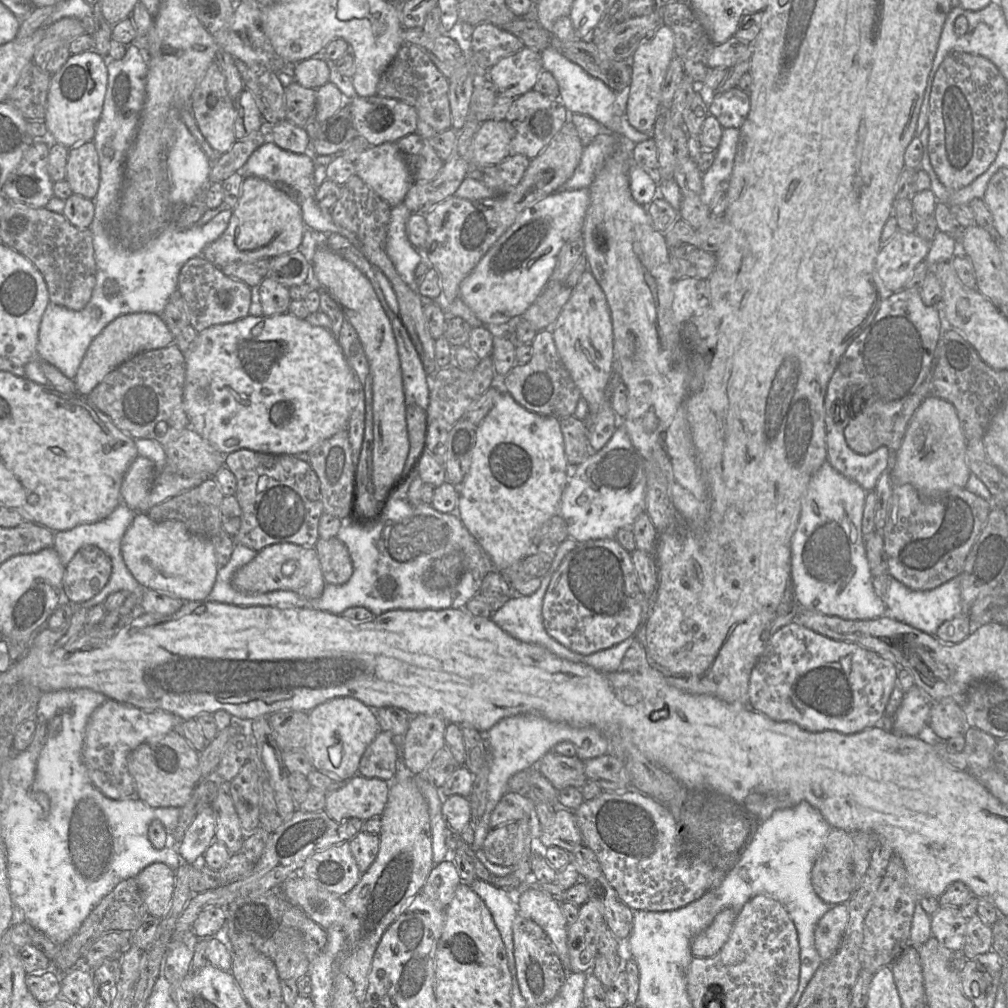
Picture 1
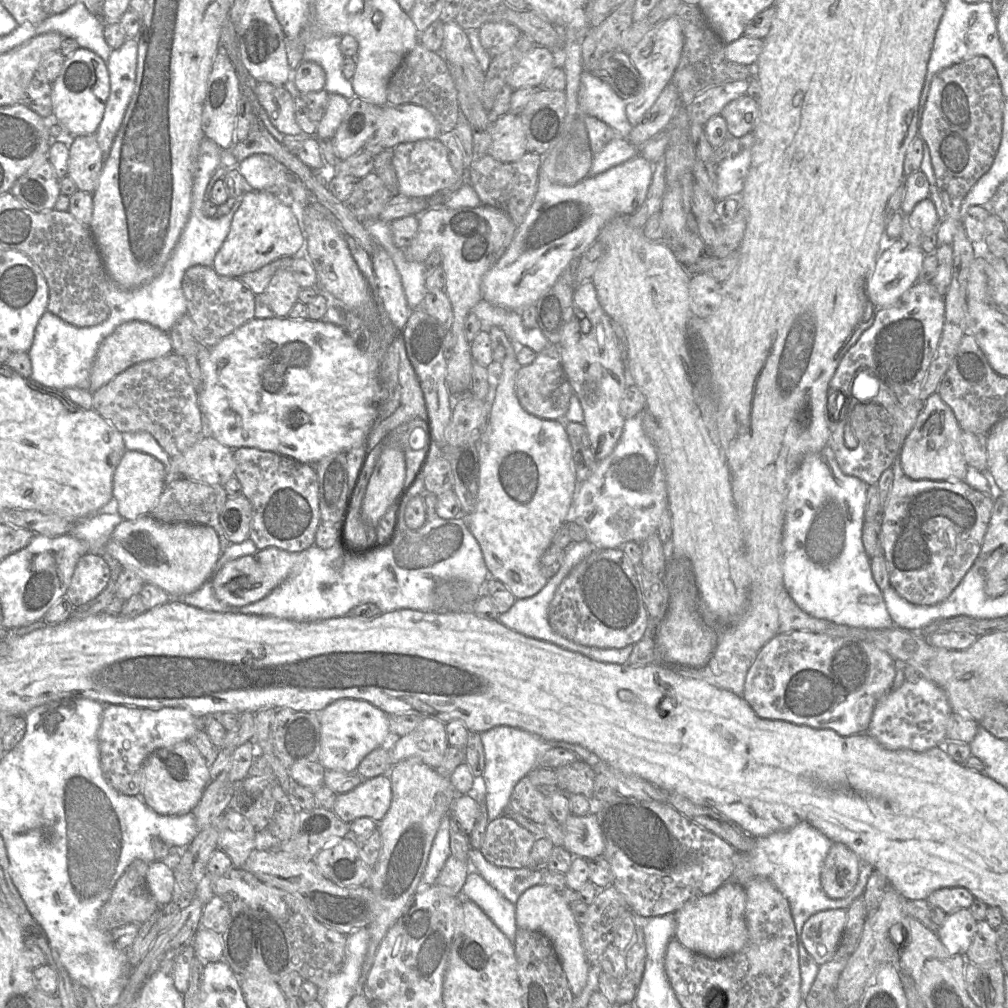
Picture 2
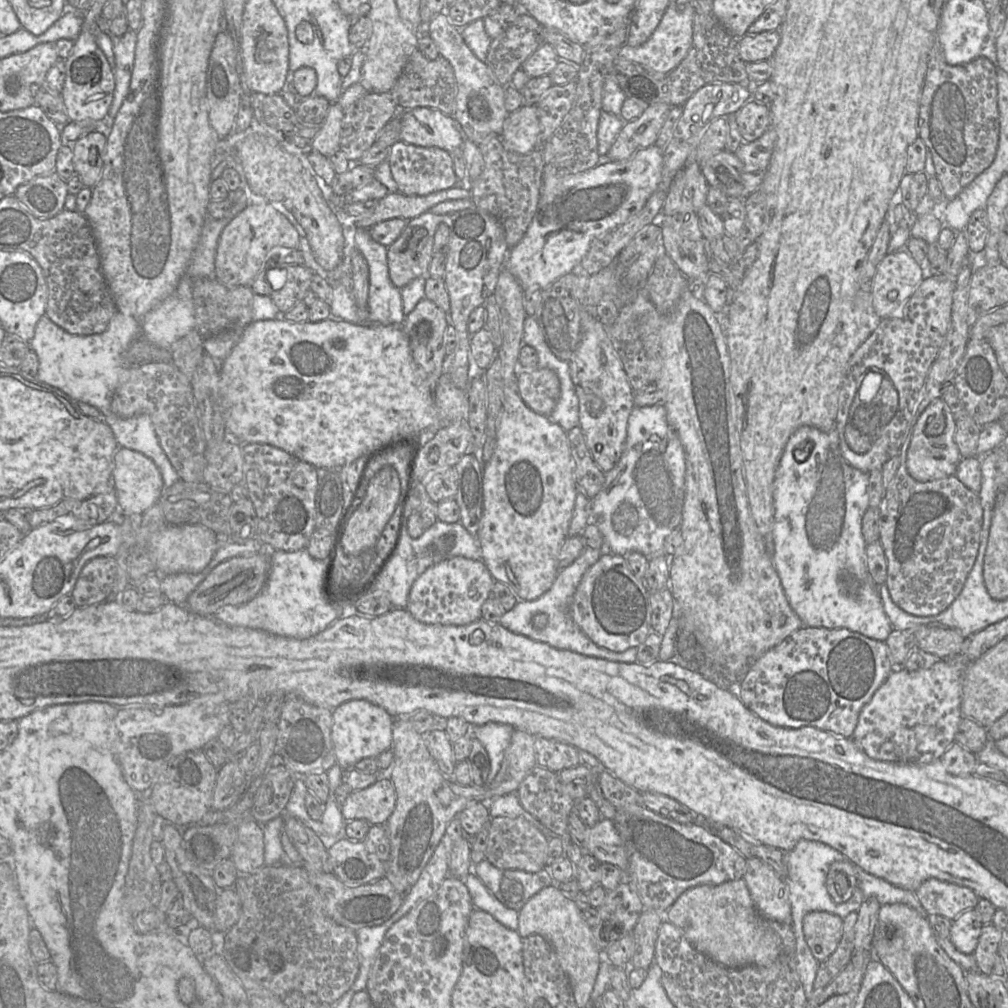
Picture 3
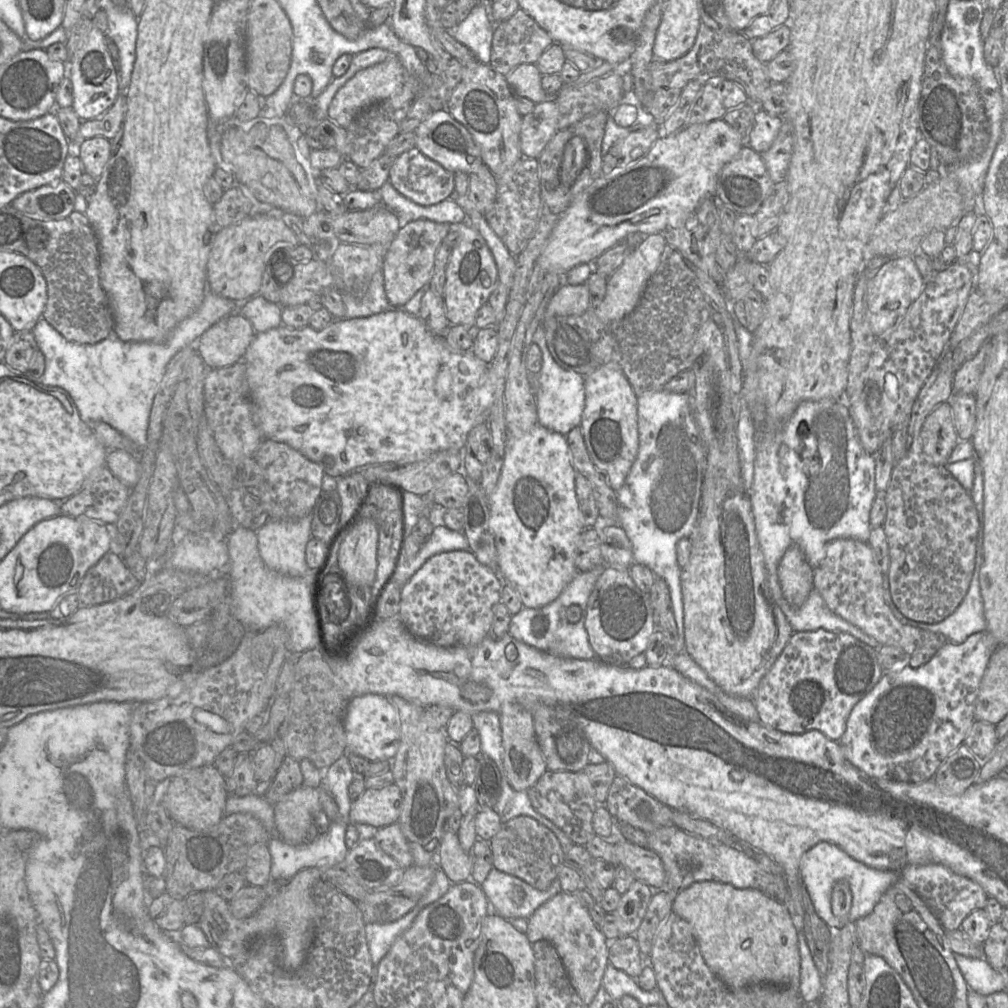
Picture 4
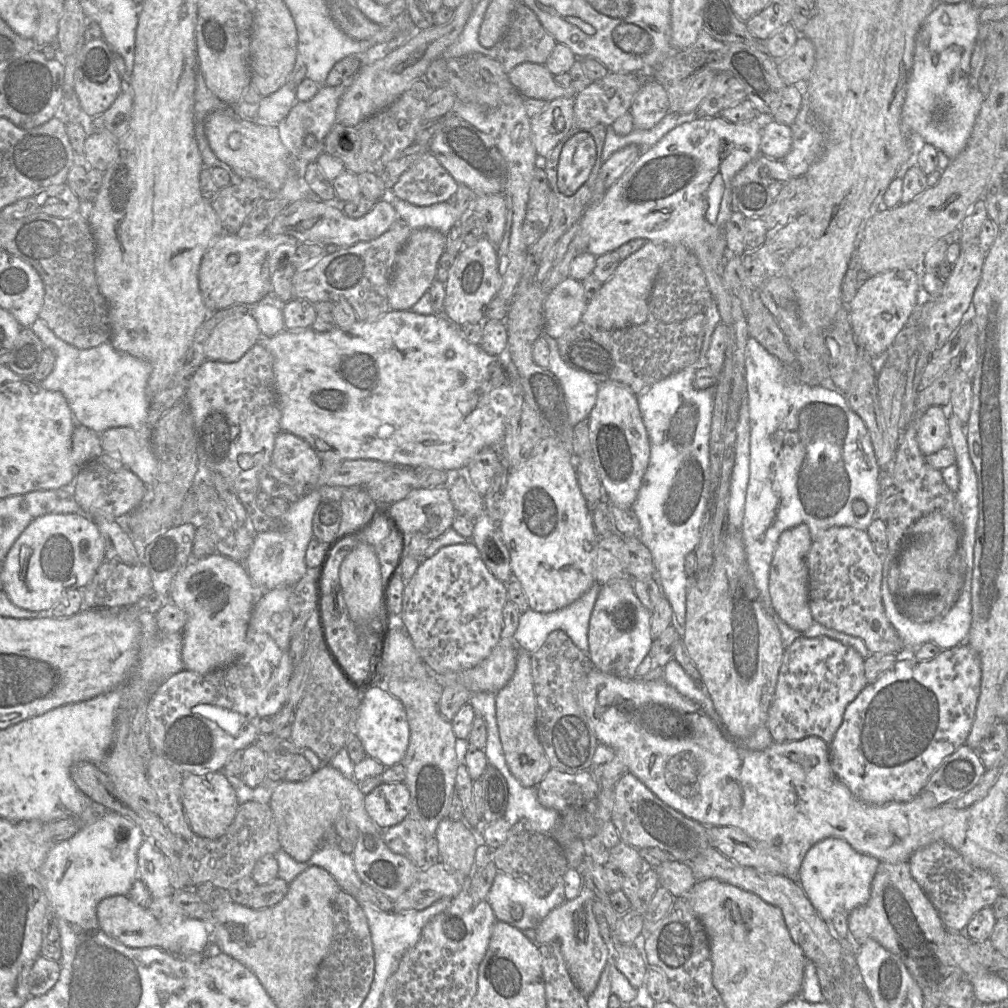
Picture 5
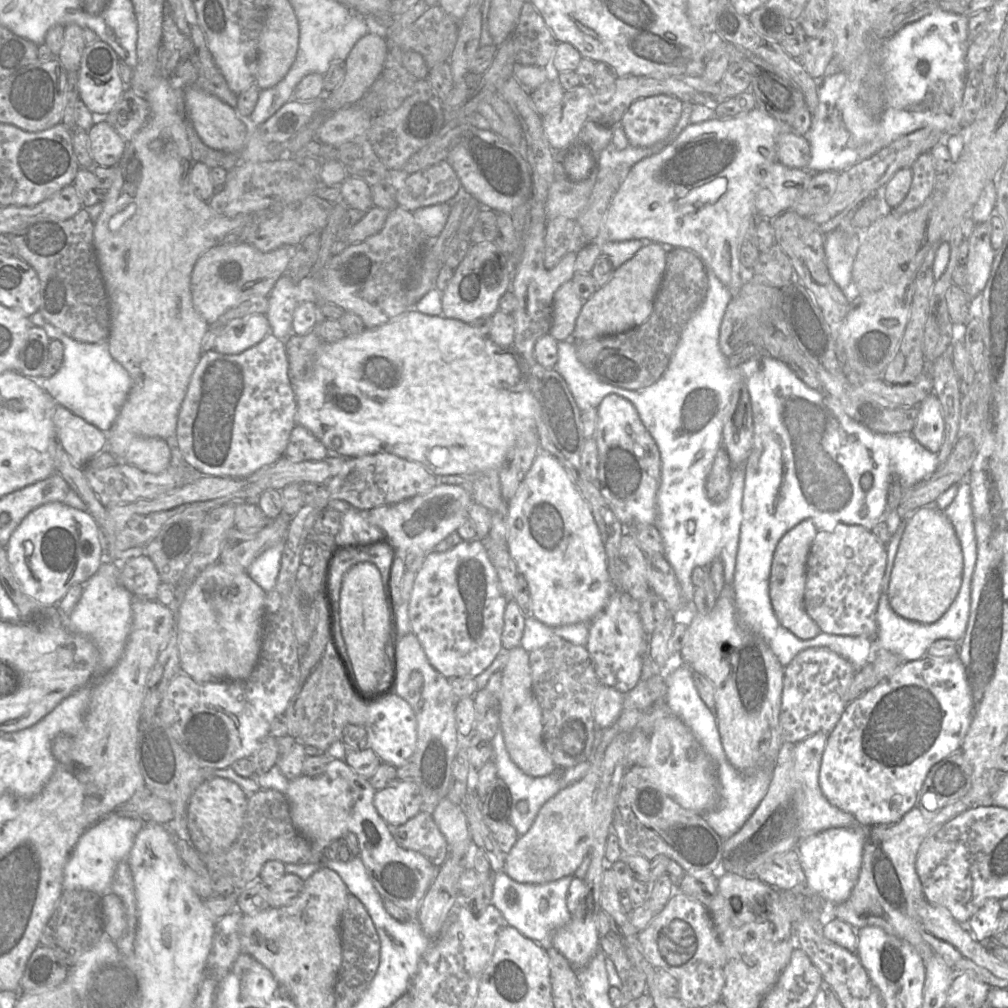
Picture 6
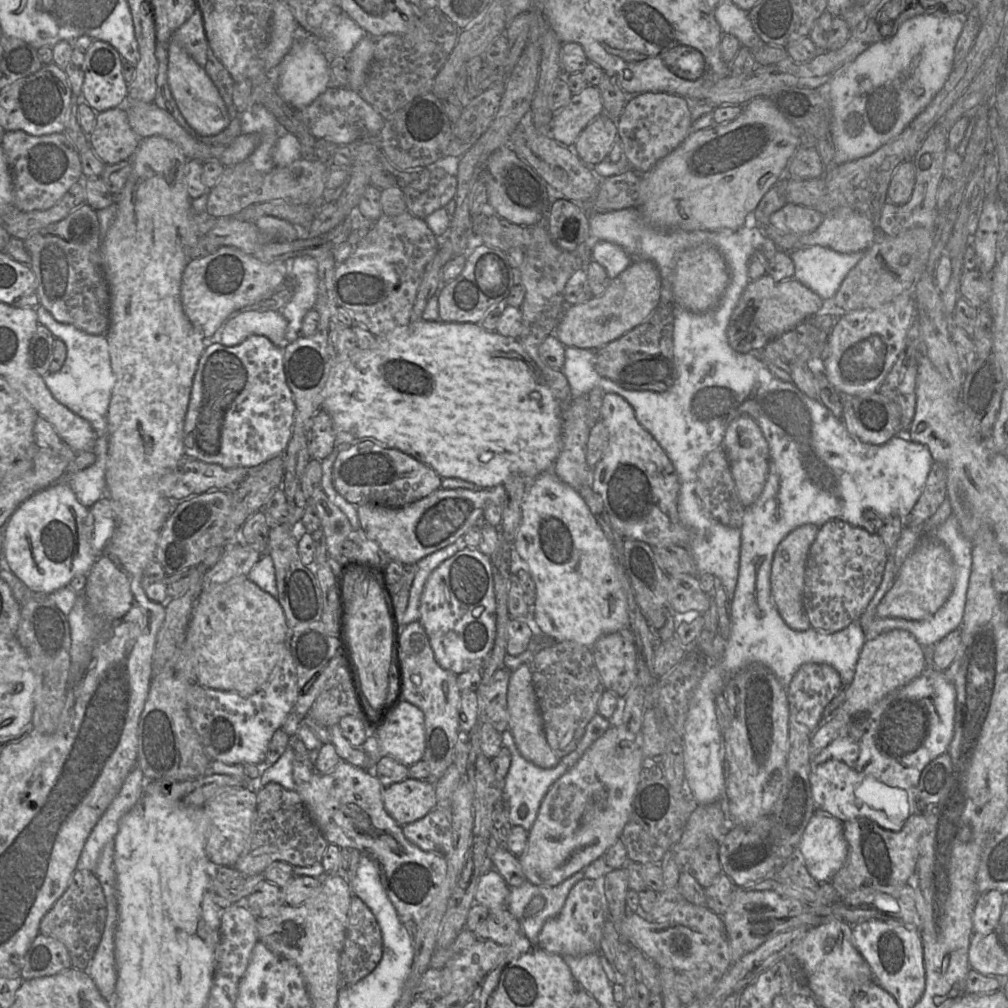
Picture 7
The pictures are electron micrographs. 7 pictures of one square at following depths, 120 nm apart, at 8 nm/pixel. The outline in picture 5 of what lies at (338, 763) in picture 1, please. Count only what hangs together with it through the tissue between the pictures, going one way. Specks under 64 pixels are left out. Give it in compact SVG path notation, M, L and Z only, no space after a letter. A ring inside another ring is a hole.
M384 685L367 688L360 693L362 702L356 722L356 736L360 739L366 754L388 768L401 763L410 737L404 705L390 694Z

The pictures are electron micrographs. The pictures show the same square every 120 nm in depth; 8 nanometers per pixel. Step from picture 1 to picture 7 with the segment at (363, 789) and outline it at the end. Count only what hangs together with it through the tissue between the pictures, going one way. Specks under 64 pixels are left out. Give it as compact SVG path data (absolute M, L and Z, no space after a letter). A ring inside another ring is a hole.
M407 777L384 787L382 801L386 812L403 826L437 807L435 782Z

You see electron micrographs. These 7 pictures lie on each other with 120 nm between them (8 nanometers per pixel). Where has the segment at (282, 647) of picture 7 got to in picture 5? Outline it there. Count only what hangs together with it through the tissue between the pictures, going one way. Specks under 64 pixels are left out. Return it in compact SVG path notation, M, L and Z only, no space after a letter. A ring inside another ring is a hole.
M215 553L213 555L204 557L199 560L191 560L180 572L178 572L172 583L171 602L175 604L177 607L179 607L181 610L183 610L187 617L185 627L182 631L183 635L182 661L184 668L192 672L203 674L226 667L235 662L239 657L241 657L246 648L246 632L248 629L253 609L255 607L257 599L264 592L266 591L260 590L252 581L244 566L244 563L240 563L235 560L229 559L220 553Z

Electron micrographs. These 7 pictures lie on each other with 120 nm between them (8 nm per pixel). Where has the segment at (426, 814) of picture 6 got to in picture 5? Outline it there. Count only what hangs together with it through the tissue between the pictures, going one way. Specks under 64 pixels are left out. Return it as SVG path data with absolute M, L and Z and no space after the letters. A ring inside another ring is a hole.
M411 817L382 828L382 836L390 850L411 860L418 869L427 869L440 861L436 836L426 834Z

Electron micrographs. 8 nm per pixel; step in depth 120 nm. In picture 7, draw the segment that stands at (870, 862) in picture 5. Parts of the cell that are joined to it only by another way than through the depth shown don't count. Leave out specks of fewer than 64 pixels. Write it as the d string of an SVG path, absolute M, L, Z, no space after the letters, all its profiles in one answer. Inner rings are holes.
M817 811L803 832L798 853L808 873L818 883L831 881L848 854L843 822L826 812Z

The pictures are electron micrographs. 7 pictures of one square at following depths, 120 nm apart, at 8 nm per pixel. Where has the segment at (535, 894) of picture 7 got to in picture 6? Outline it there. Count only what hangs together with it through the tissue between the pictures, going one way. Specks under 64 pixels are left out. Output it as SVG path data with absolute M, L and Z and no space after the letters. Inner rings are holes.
M504 872L493 873L491 904L501 912L507 925L516 928L530 940L539 942L547 950L552 947L554 931L565 926L571 919L566 895L574 877L575 873L548 883L531 884L517 882Z

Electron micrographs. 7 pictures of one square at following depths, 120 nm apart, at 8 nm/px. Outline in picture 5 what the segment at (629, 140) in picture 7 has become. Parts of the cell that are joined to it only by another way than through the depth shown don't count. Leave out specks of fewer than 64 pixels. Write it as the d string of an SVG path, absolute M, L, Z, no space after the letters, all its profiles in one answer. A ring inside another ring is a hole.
M648 79L635 96L629 112L634 129L651 129L670 112L666 90L655 79Z

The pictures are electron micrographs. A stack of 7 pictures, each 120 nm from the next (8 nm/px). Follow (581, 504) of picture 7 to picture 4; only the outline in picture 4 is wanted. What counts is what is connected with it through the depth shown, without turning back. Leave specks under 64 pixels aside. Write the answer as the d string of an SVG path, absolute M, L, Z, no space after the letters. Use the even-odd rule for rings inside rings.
M539 423L534 425L529 431L525 432L519 438L512 437L508 433L508 441L501 474L496 488L488 497L490 529L495 539L498 554L497 572L504 584L510 585L516 591L524 607L536 609L551 603L561 594L564 588L572 581L578 572L575 564L577 540L581 533L585 530L585 526L584 518L580 511L575 491L576 474L577 472L572 465L572 459L566 436L548 430Z

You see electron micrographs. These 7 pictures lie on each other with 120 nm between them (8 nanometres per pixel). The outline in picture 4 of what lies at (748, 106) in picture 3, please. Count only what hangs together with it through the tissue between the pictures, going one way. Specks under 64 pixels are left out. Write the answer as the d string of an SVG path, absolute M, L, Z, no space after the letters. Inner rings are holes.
M758 108L755 113L754 125L744 146L749 146L757 153L767 151L777 137L782 124L783 117L771 116L762 108Z

